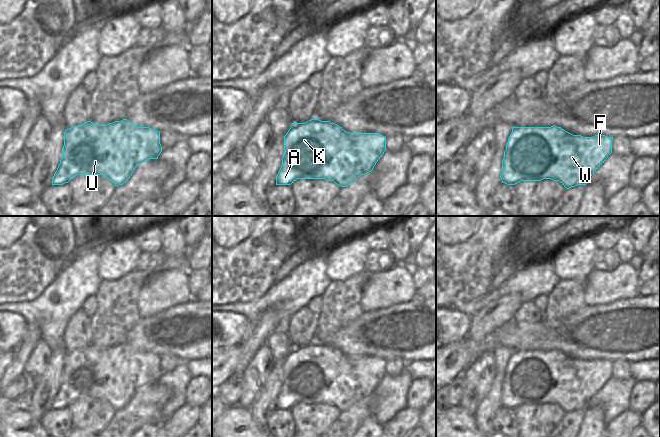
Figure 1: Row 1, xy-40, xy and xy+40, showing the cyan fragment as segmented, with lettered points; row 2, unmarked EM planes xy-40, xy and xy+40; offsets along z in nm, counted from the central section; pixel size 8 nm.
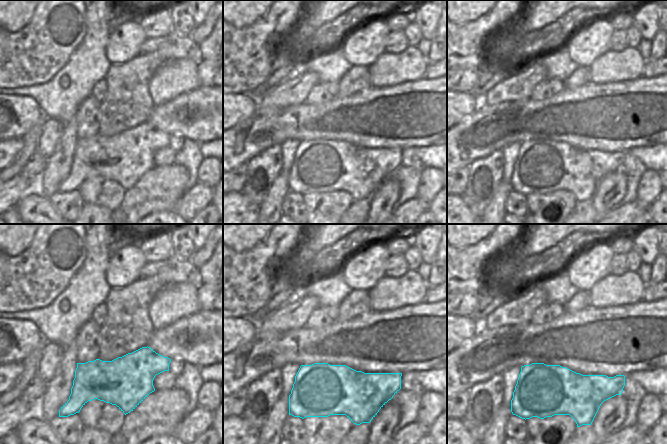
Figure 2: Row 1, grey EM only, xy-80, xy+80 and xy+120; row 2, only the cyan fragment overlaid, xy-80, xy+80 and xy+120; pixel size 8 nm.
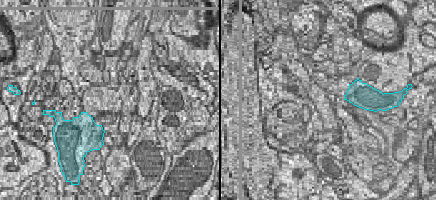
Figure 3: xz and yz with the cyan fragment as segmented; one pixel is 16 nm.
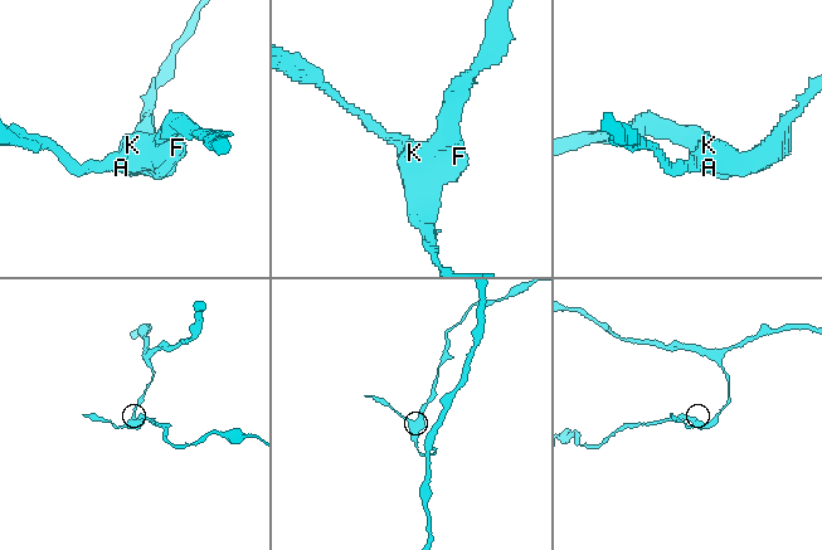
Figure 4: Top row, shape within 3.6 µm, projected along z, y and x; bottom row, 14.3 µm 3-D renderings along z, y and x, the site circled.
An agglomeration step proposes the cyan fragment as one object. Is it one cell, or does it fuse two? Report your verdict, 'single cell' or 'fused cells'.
single cell

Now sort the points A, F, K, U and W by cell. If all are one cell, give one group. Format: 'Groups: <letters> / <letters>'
Groups: A F K U W.

